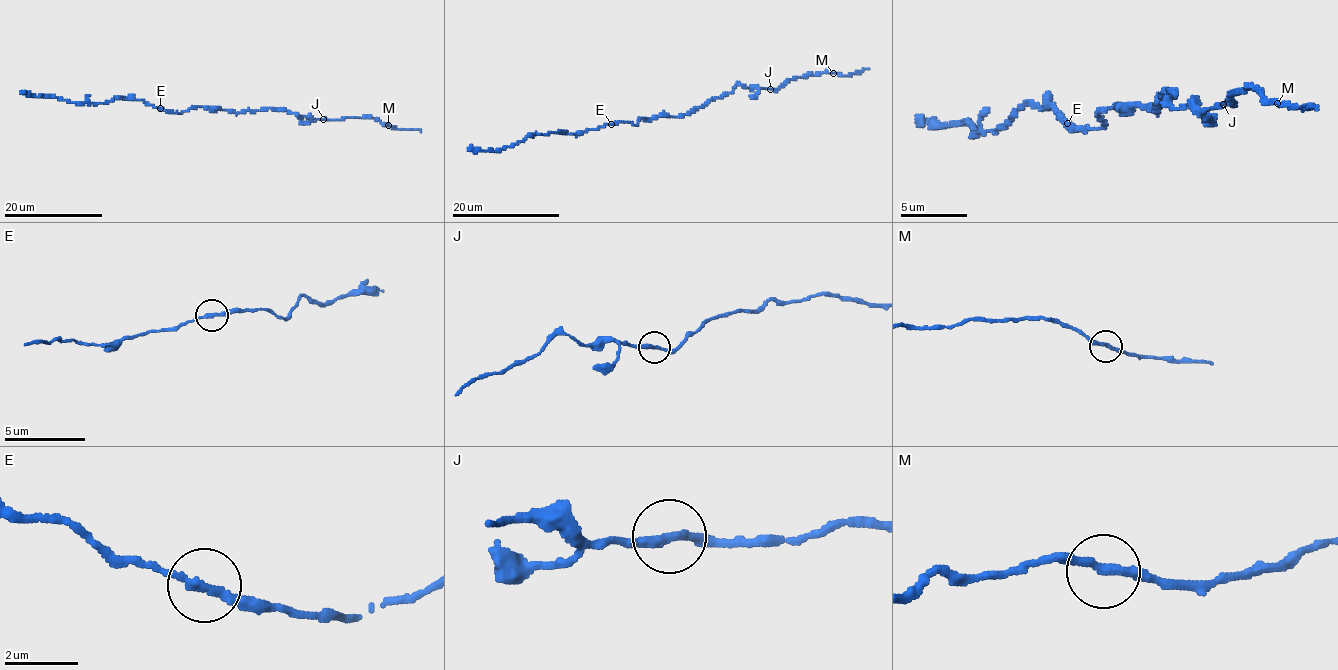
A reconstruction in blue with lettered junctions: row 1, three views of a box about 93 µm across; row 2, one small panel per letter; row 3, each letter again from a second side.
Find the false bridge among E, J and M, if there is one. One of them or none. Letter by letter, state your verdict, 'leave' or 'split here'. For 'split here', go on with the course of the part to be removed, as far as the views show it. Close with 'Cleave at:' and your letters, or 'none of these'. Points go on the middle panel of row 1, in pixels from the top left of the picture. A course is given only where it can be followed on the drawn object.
E: leave
J: leave
M: leave
Cleave at: none of these

